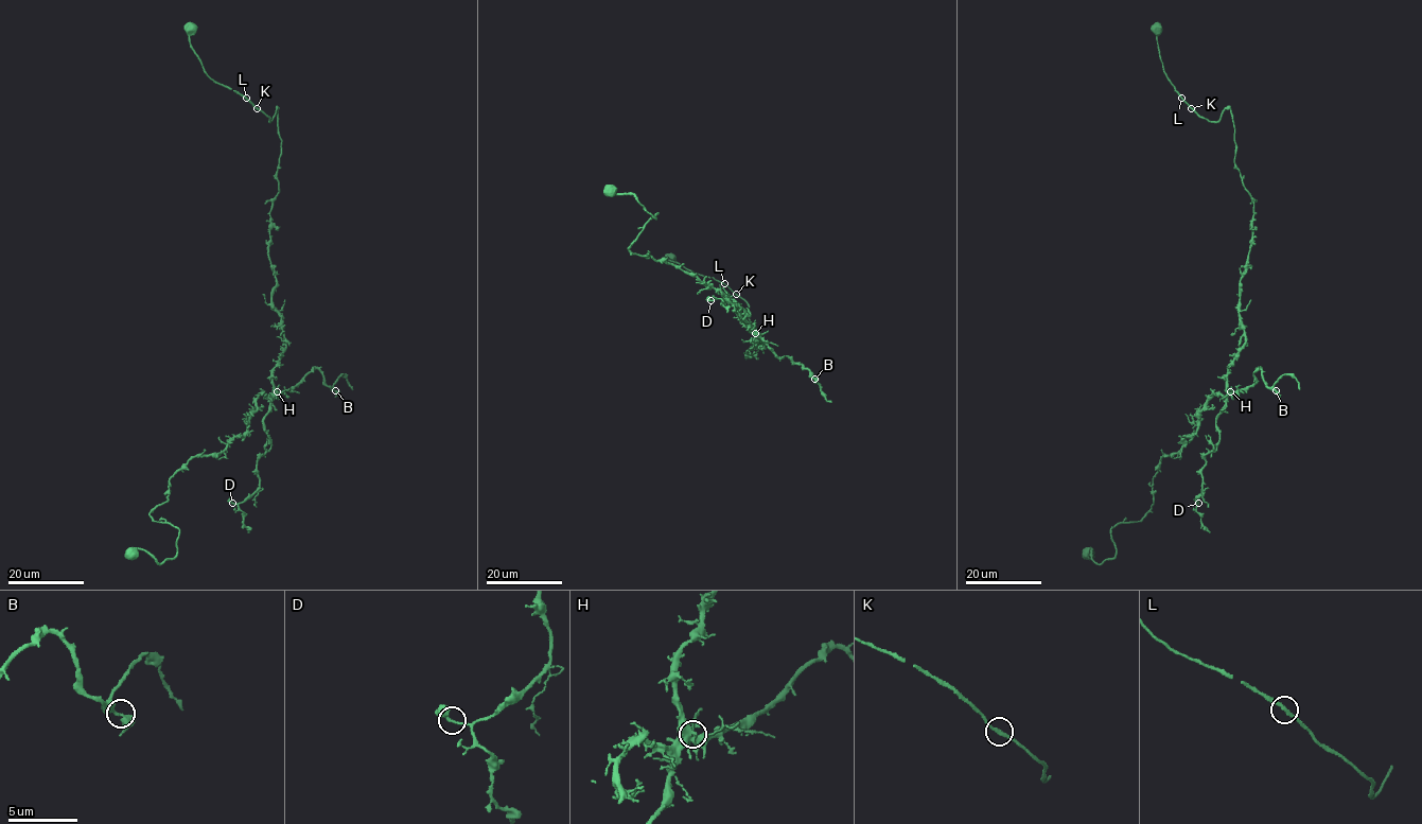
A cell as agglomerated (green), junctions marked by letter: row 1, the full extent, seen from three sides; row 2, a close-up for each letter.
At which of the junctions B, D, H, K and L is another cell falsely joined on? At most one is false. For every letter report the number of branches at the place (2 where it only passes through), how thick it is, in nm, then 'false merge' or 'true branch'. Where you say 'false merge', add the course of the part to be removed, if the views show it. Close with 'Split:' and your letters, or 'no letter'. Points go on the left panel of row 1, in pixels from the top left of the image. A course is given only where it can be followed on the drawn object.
B: branches 2; calibre 340 nm; true branch
D: branches 2; calibre 240 nm; true branch
H: branches 5; calibre 320 nm; false merge; course (277, 392), (273, 368), (285, 345), (267, 253), (278, 111), (269, 121), (206, 73), (191, 22)
K: branches 2; calibre 170 nm; true branch
L: branches 2; calibre 180 nm; true branch
Split: H

